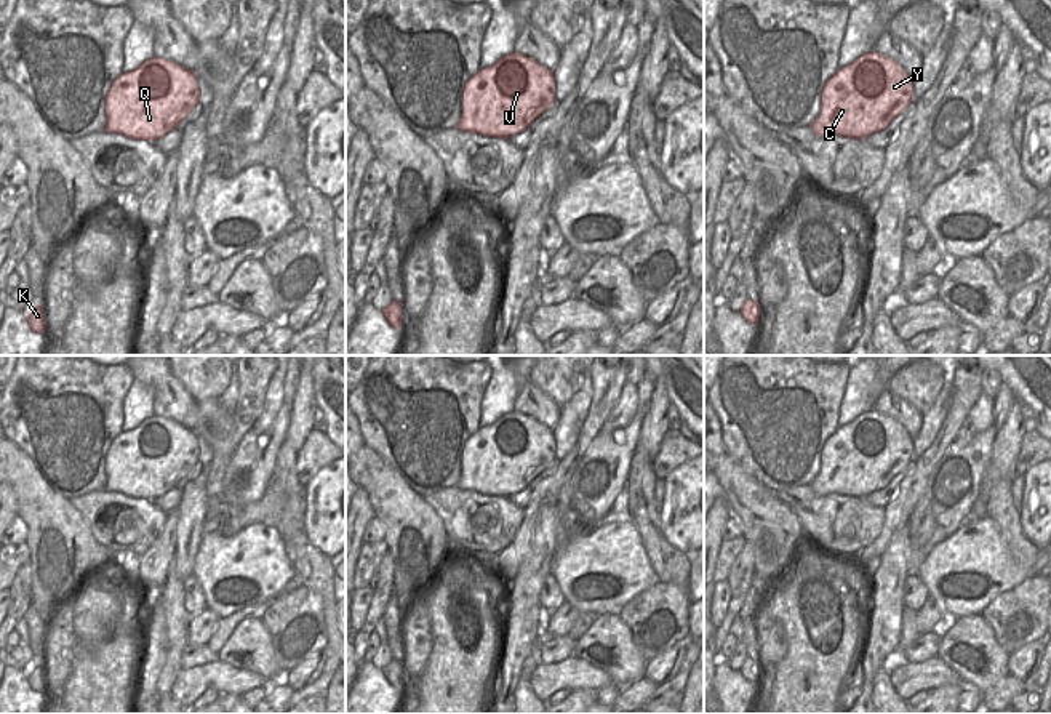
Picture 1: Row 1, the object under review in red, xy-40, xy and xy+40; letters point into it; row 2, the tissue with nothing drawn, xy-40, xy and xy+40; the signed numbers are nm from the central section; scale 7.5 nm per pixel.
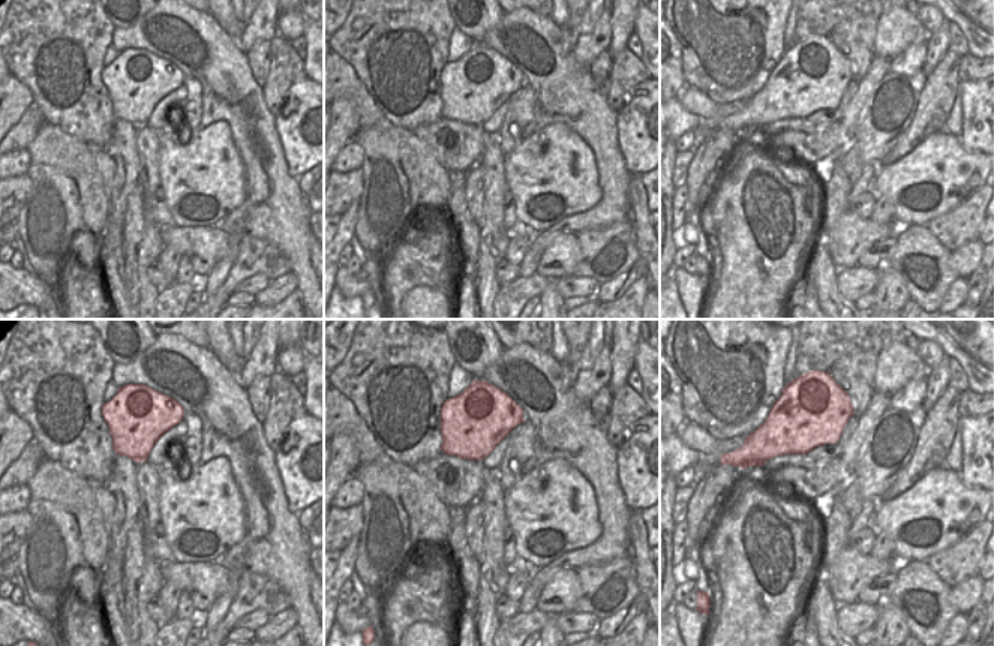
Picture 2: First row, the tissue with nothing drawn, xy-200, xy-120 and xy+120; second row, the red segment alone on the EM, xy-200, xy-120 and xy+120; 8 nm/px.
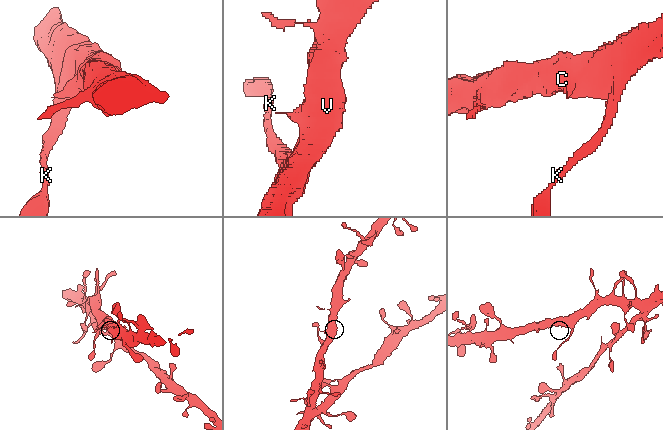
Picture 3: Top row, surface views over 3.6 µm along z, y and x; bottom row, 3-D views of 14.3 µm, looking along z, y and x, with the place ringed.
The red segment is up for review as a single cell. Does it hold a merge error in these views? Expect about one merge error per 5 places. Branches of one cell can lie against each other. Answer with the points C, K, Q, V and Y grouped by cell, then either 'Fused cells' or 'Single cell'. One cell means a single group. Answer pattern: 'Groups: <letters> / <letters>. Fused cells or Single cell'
Groups: C K Q V Y. Single cell

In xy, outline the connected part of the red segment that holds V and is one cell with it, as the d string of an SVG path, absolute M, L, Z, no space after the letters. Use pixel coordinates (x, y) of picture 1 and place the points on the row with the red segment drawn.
M514 51L467 80L458 130L510 139L553 102L553 70Z

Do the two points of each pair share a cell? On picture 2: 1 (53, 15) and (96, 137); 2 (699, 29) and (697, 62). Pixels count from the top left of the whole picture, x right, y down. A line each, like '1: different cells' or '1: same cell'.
1: same cell
2: same cell

